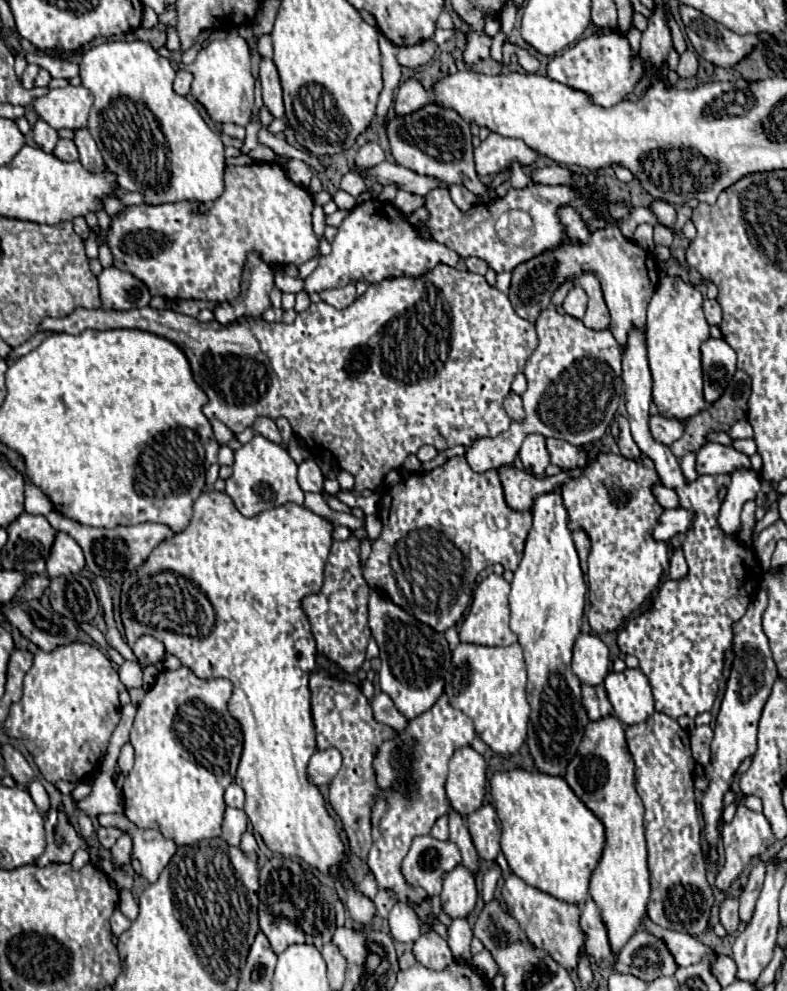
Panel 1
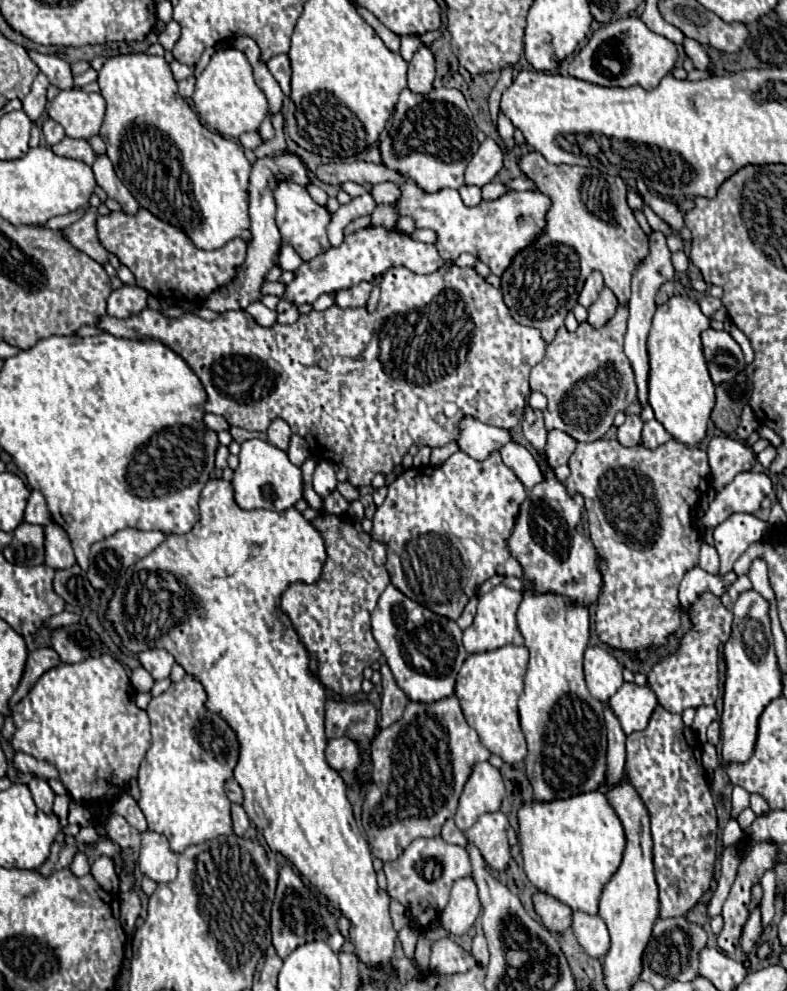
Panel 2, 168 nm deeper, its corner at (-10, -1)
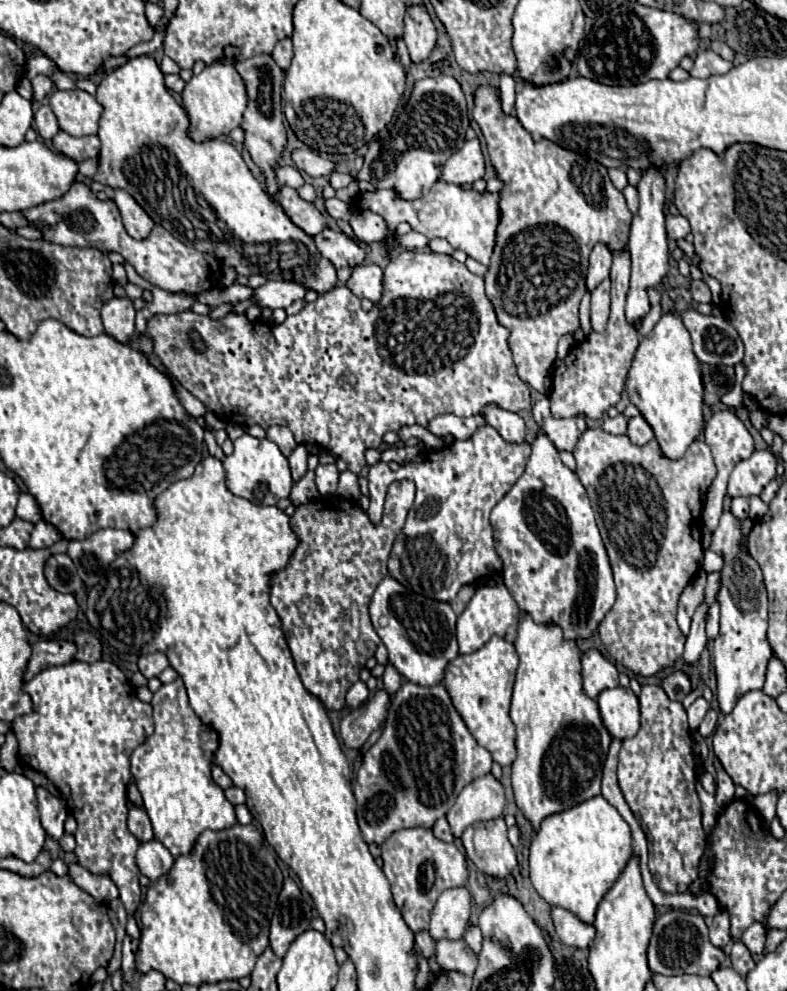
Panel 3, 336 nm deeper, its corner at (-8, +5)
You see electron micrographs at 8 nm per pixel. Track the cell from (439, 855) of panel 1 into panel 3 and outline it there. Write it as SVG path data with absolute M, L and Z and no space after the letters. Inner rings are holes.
M409 828L393 832L381 844L383 874L387 876L393 892L393 900L401 910L405 922L413 932L429 930L429 916L437 896L443 890L465 886L467 882L467 860L457 844L437 840L427 828Z

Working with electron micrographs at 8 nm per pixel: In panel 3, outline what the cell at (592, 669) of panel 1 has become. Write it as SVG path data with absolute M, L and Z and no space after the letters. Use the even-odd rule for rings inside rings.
M587 650L581 658L581 676L583 676L583 692L589 698L597 698L601 690L615 688L619 684L617 668L601 656L599 650Z

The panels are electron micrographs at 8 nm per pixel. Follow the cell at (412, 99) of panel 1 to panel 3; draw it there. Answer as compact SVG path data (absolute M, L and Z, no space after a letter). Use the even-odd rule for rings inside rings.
M423 4L407 6L403 40L409 48L411 60L415 64L423 62L431 54L431 50L435 48L435 40L437 40L435 24L433 24L433 20Z

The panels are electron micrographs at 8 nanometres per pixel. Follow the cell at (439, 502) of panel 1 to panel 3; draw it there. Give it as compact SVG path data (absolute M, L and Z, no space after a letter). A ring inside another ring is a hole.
M485 424L477 428L467 440L455 440L453 444L441 448L441 450L425 450L417 458L413 458L407 464L401 464L397 472L393 472L385 462L377 462L369 466L369 500L371 506L367 514L371 520L377 524L383 512L383 502L385 502L385 492L391 482L395 480L413 480L417 486L417 496L413 502L413 508L409 510L409 518L405 520L405 526L401 534L395 538L391 556L389 556L389 574L409 586L409 590L419 592L423 596L429 596L433 600L441 602L451 602L459 588L465 584L471 584L491 572L495 568L495 574L501 572L501 560L493 548L493 528L489 524L489 512L491 508L509 492L509 488L517 482L517 478L523 474L525 464L531 456L531 444L525 440L521 444L511 444L501 438L501 434Z

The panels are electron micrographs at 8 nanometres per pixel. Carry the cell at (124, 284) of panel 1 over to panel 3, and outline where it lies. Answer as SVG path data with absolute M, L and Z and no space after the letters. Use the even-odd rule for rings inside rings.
M113 298L101 310L105 334L121 344L129 344L135 334L135 308L129 298Z

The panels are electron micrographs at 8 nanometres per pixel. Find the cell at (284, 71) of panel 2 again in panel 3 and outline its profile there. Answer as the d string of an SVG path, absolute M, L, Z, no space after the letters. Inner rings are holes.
M291 38L279 40L271 54L273 54L273 58L277 60L277 64L279 64L283 70L287 70L289 64L291 64L291 58L293 58L293 44L291 44Z

